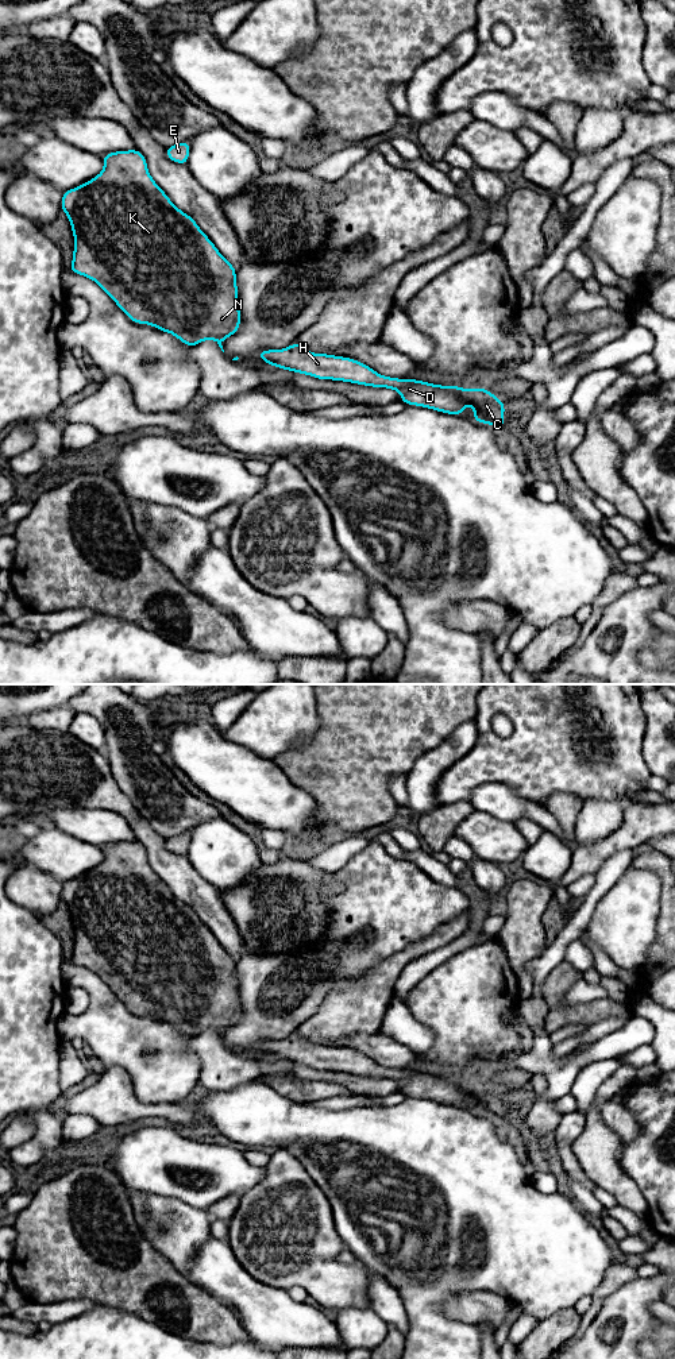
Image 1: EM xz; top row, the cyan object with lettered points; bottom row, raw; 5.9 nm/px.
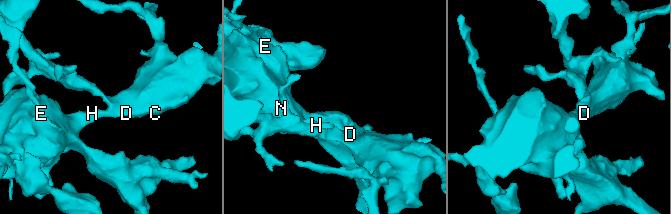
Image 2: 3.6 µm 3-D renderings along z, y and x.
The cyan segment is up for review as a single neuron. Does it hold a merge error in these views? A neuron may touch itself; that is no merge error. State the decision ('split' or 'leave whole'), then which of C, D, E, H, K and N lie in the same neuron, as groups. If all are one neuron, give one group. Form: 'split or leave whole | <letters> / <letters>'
leave whole | C D E H K N

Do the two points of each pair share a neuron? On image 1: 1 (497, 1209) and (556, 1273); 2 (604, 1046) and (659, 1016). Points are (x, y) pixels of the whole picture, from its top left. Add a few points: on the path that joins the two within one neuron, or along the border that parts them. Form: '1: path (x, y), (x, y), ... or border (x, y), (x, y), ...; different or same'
1: path (512, 1226), (543, 1257); same
2: border (635, 1014), (652, 1024), (651, 1043); different

